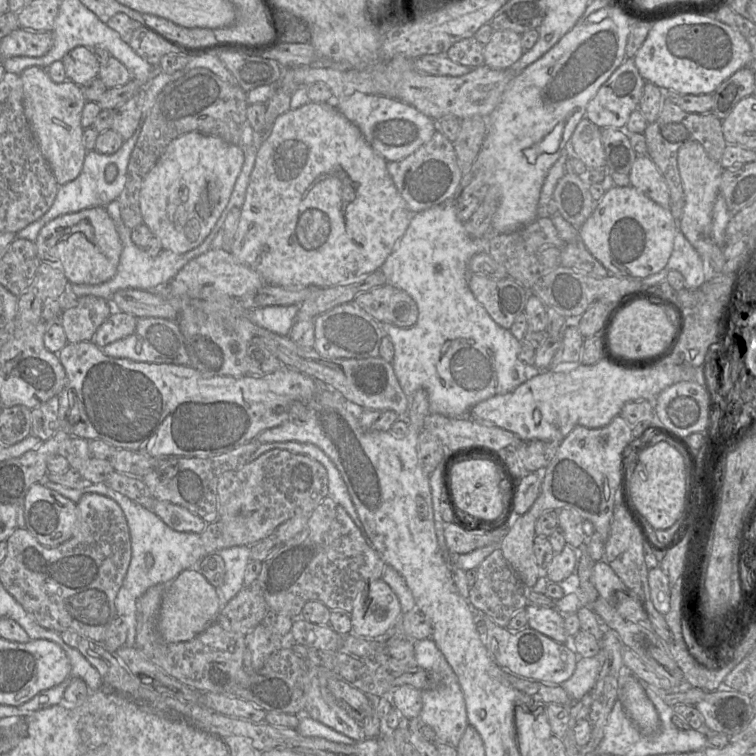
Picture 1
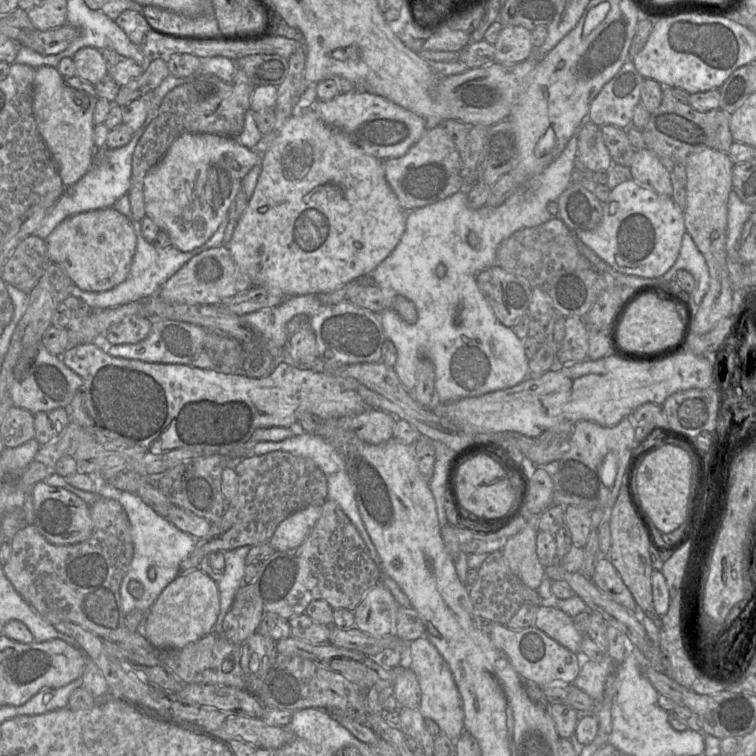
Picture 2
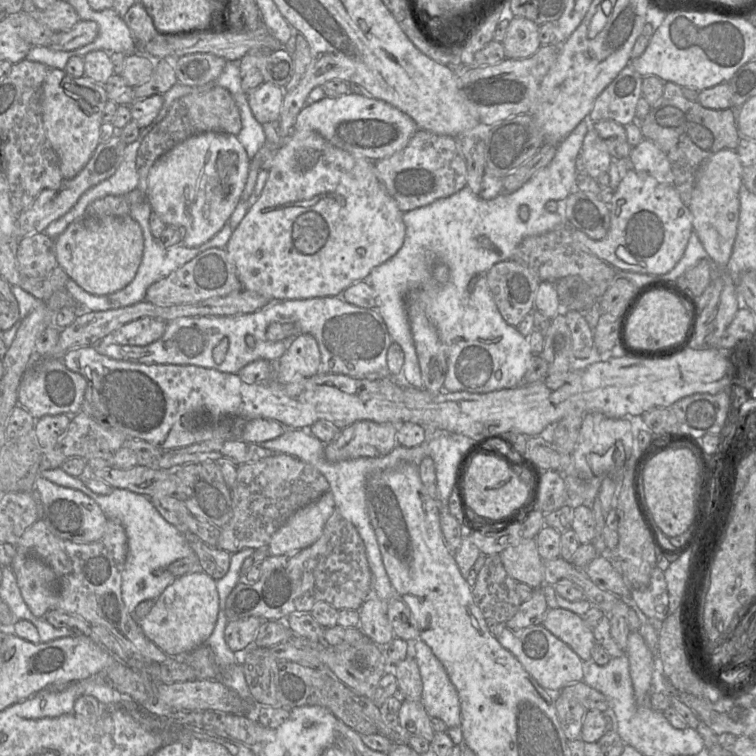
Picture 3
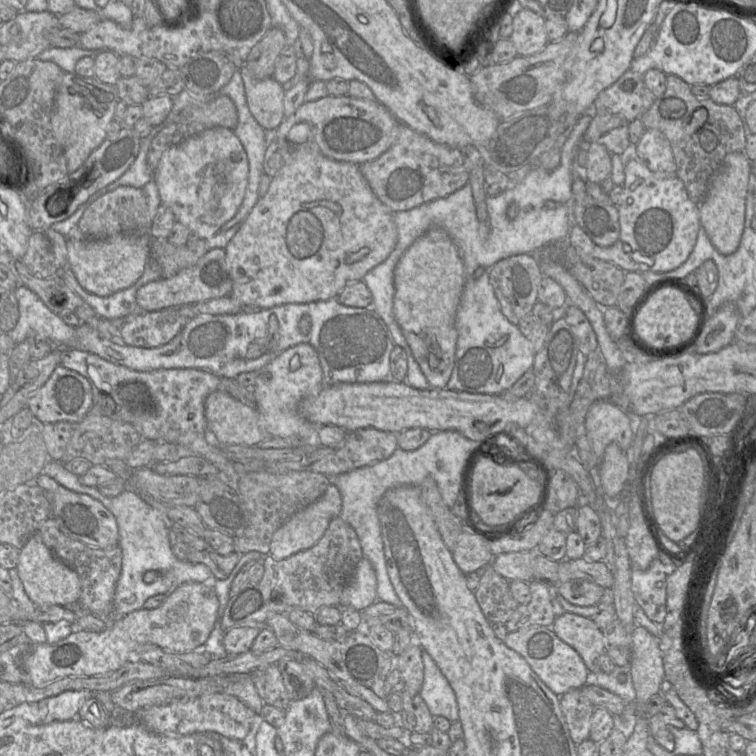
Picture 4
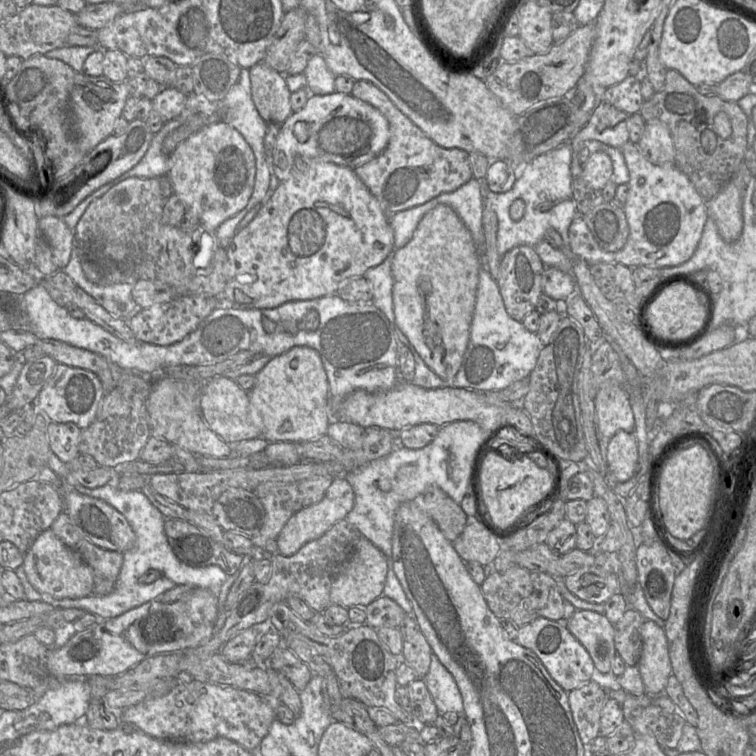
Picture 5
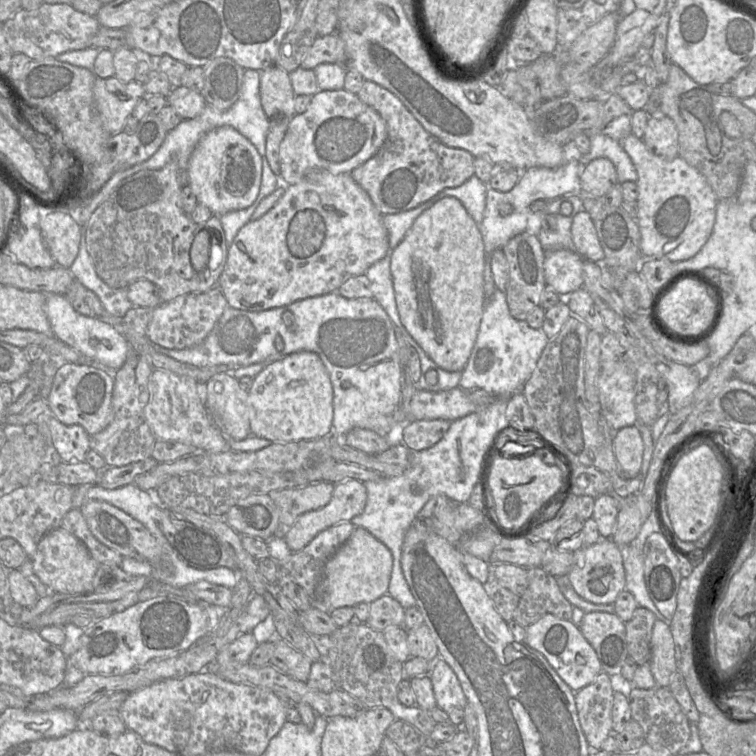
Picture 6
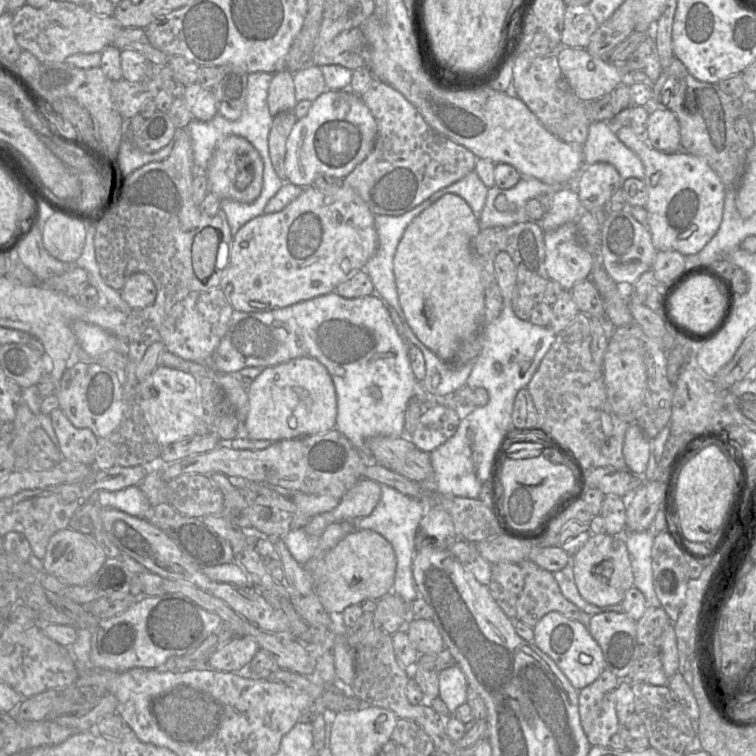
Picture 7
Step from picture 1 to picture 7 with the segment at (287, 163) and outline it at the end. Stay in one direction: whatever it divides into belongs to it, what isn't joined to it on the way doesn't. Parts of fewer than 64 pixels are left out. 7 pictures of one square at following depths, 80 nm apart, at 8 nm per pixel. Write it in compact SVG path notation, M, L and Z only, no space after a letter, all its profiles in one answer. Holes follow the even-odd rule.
M342 181L323 190L313 186L302 188L302 193L284 209L253 218L233 236L229 264L219 287L234 310L267 312L334 292L339 284L364 270L377 251L375 215L353 188Z

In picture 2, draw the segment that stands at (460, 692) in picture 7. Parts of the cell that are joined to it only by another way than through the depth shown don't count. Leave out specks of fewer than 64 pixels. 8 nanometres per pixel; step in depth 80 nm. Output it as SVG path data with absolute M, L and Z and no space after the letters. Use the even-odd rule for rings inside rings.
M418 638L407 645L405 661L416 674L421 689L419 711L425 719L436 722L443 734L456 741L464 732L464 711L461 695L448 664L435 646L426 638Z

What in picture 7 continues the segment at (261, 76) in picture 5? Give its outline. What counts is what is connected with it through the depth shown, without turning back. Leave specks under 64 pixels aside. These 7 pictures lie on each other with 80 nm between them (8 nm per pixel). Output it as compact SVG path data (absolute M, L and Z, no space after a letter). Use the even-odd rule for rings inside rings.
M283 69L273 74L268 88L267 103L272 117L285 111L294 111L297 102L293 73Z

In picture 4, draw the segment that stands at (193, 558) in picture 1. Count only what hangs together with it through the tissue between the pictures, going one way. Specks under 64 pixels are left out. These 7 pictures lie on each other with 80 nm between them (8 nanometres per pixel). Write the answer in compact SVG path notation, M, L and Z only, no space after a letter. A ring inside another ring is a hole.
M49 459L43 466L42 473L69 490L90 495L114 515L118 525L119 546L122 550L122 569L113 599L113 615L116 618L142 609L147 599L158 594L170 593L178 585L216 580L206 565L185 562L173 554L169 540L169 523L135 491L124 490L113 497L105 496L99 492L97 487L82 484L78 476L66 469L64 463L52 459ZM150 570L158 570L162 575L155 581L146 583L143 577Z

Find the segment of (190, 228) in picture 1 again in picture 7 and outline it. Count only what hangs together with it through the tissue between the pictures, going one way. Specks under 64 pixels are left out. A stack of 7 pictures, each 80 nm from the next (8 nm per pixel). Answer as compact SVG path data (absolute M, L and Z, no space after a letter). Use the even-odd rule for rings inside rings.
M228 136L215 148L205 174L210 192L221 200L231 199L241 203L252 203L262 190L263 161L255 147L245 138Z

